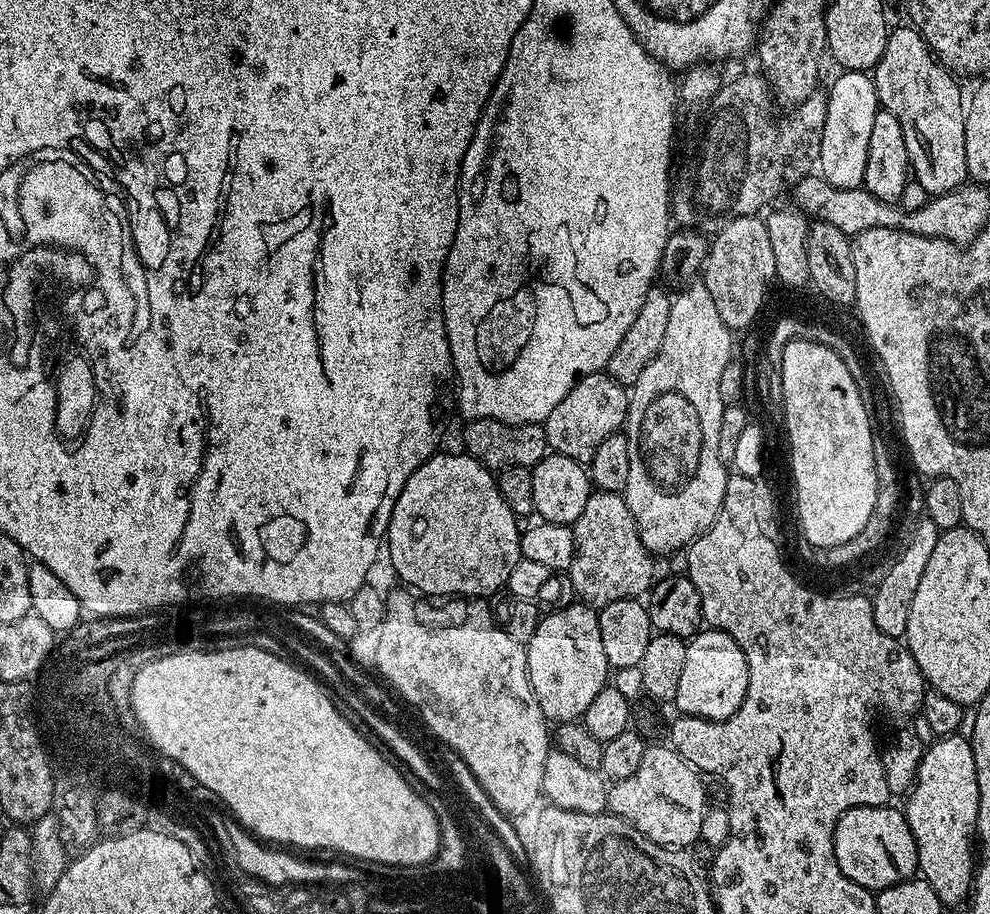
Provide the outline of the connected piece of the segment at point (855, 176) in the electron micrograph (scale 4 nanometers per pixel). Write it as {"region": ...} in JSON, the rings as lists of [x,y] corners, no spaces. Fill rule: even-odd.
{"region":[[[847,70],[839,73],[841,76],[837,78],[832,84],[832,89],[827,89],[826,95],[828,98],[828,105],[826,106],[826,126],[822,130],[822,150],[820,151],[820,163],[818,165],[819,175],[826,181],[830,186],[835,188],[858,188],[863,185],[864,175],[866,174],[866,150],[870,146],[870,134],[874,127],[874,118],[876,113],[881,111],[880,99],[876,93],[876,82],[875,79],[868,72],[850,72]]]}

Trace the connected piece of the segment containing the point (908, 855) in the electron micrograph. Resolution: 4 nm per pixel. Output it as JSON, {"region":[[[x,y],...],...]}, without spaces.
{"region":[[[892,807],[851,808],[842,814],[834,830],[834,858],[838,862],[838,870],[842,870],[842,874],[850,878],[850,882],[867,888],[873,894],[881,892],[884,888],[900,884],[903,880],[913,879],[920,867],[918,850],[914,842],[914,834],[908,825],[908,819],[904,817],[899,807]]]}

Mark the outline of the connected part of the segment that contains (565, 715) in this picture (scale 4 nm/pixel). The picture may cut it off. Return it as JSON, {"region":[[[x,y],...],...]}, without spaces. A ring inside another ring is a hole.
{"region":[[[583,602],[549,611],[541,619],[534,638],[526,646],[528,677],[534,698],[544,719],[556,724],[570,724],[583,717],[586,706],[594,702],[598,690],[609,683],[610,669],[602,651],[600,617],[595,607]]]}

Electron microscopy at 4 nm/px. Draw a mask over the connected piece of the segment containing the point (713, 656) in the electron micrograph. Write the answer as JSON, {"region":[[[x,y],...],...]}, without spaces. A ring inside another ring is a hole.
{"region":[[[701,630],[687,641],[686,662],[678,678],[678,694],[674,701],[677,713],[703,720],[729,720],[742,706],[748,685],[746,654],[730,638],[730,634]]]}

